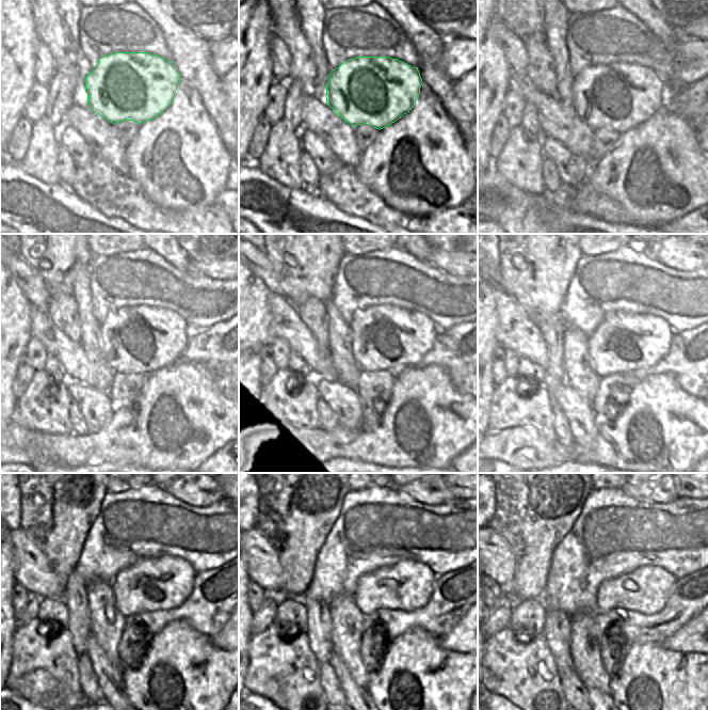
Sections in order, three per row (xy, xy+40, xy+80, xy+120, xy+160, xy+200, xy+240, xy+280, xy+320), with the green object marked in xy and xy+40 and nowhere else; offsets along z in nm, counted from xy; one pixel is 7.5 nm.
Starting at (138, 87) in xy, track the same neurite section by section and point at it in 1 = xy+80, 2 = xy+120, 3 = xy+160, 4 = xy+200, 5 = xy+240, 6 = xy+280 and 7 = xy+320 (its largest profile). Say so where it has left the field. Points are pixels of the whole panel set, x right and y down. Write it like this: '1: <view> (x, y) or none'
1: xy+80 (620, 96)
2: xy+120 (141, 338)
3: xy+160 (390, 338)
4: xy+200 (623, 342)
5: xy+240 (164, 582)
6: xy+280 (407, 585)
7: xy+320 (646, 589)

